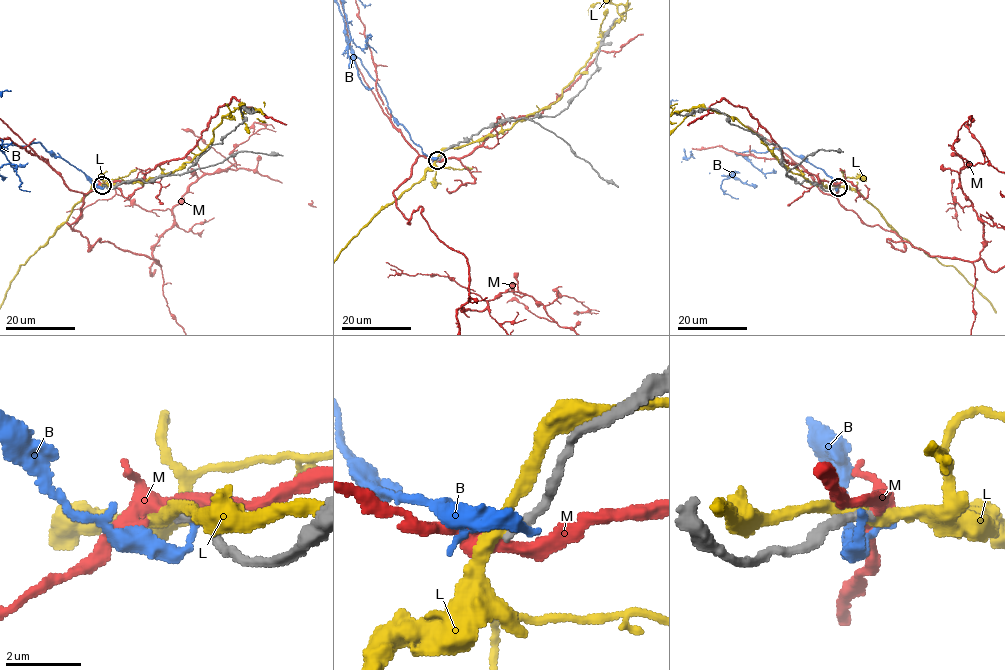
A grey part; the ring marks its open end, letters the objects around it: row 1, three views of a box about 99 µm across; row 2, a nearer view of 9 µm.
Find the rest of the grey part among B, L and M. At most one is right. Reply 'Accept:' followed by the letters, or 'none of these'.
Accept: none of these

